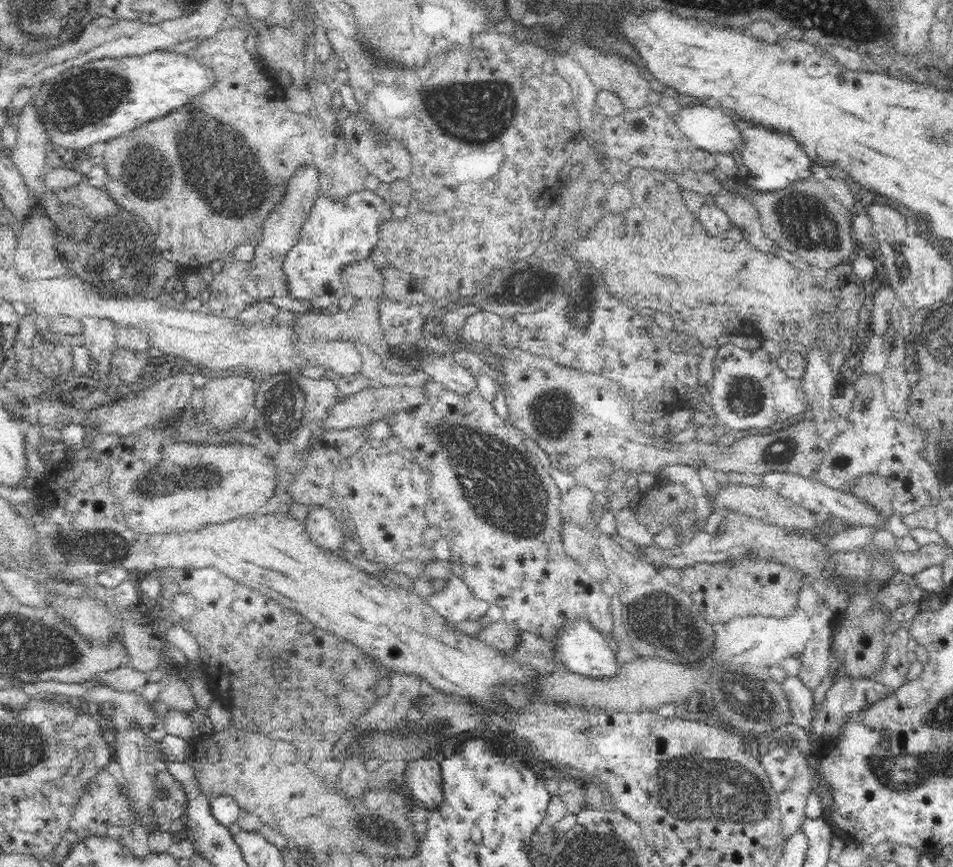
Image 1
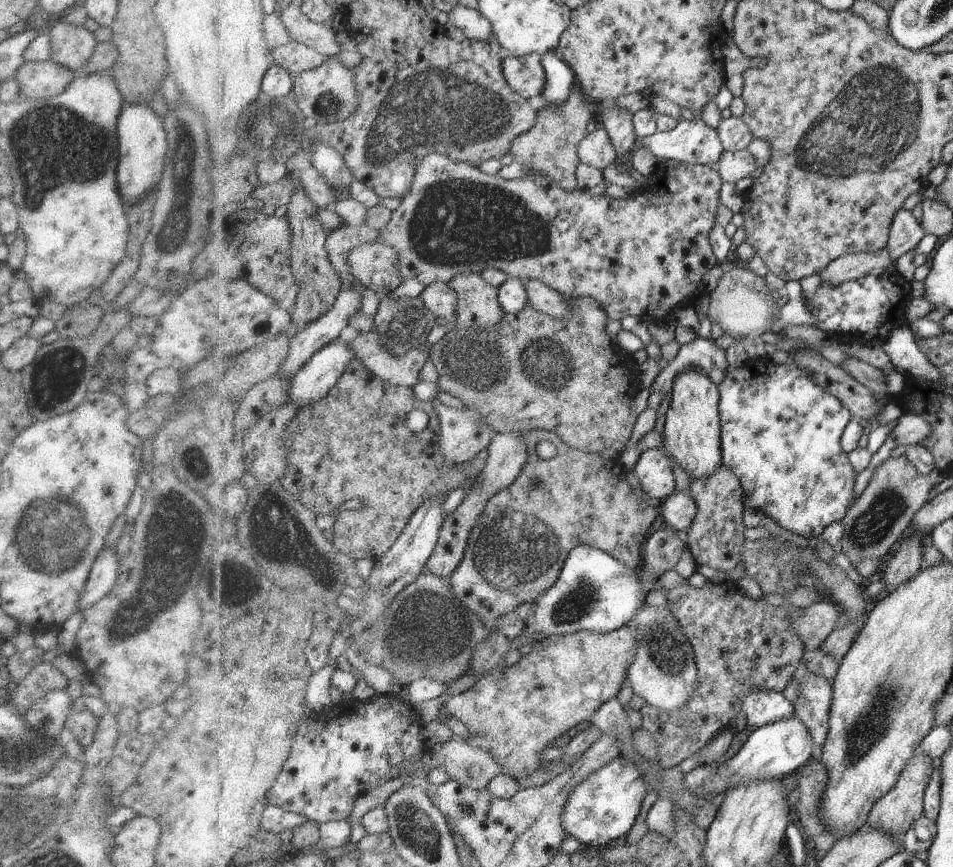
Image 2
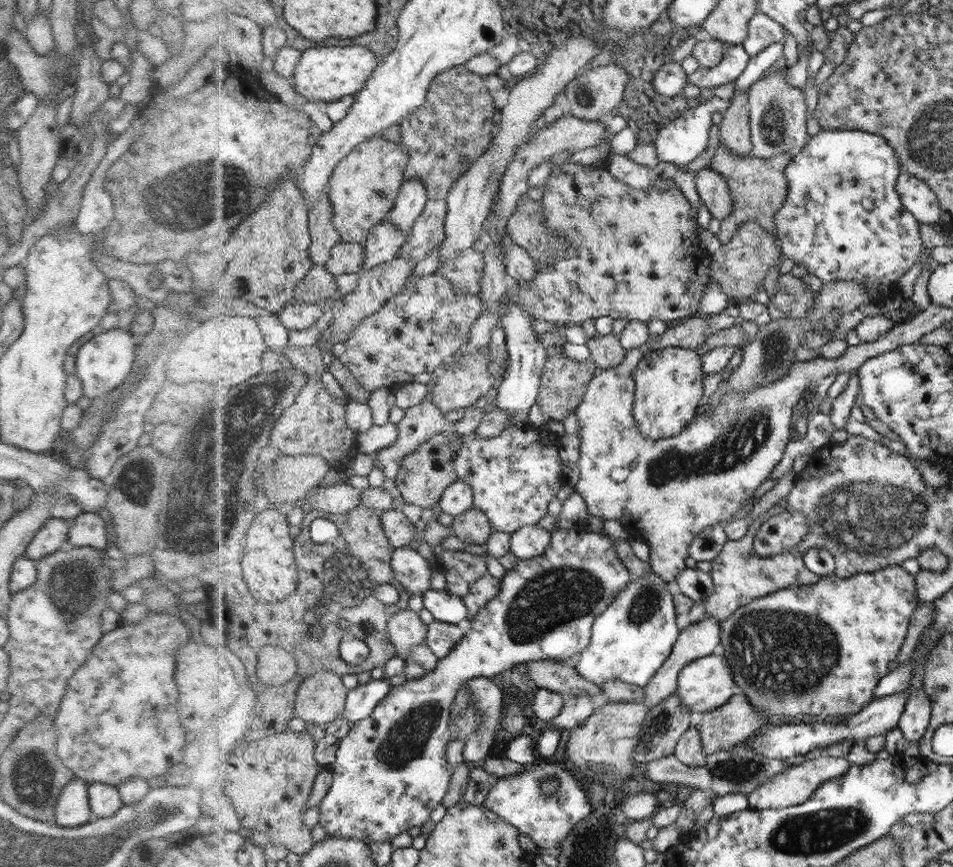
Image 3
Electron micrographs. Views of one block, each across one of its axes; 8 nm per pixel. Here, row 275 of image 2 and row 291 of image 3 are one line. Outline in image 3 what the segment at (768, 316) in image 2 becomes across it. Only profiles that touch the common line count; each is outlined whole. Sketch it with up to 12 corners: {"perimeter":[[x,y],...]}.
{"perimeter":[[755,222],[738,226],[710,258],[731,303],[752,297],[780,261]]}

